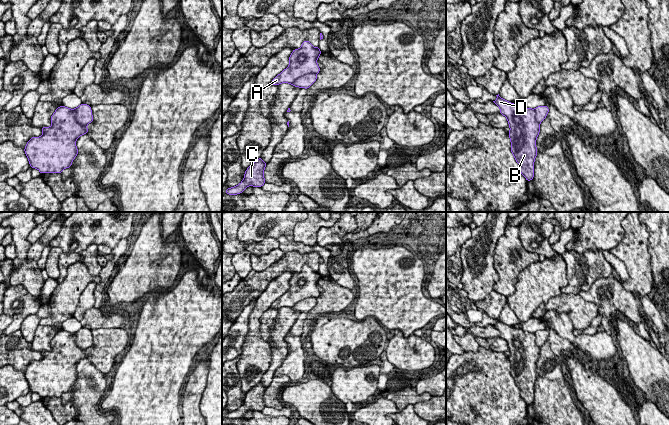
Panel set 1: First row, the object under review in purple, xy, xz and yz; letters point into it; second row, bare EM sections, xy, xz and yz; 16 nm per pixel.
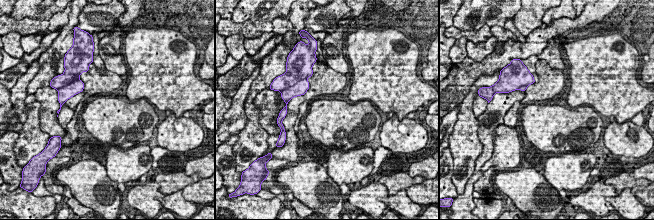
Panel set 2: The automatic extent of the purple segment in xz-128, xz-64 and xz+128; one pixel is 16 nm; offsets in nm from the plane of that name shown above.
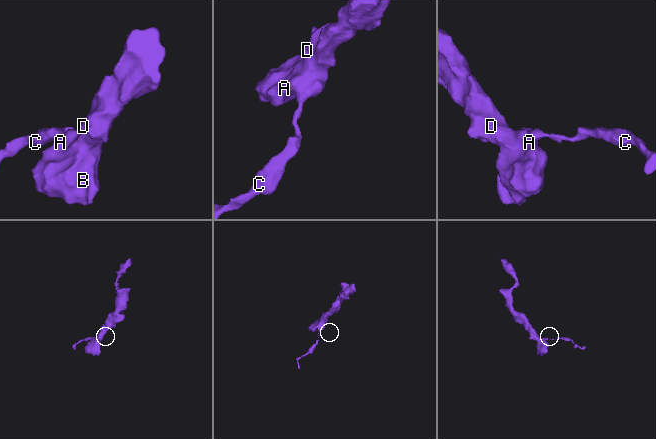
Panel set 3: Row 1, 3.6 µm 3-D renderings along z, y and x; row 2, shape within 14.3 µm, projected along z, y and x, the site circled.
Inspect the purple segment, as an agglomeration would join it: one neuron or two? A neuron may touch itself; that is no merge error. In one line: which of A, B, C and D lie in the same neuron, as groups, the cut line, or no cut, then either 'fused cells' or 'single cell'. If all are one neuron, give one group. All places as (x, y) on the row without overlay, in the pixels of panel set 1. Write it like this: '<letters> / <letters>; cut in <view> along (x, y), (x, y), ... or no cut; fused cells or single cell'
A B D / C; cut in xz along (315, 297), (306, 297), (291, 307); fused cells

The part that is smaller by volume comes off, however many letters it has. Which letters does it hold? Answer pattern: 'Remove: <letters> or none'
Remove: C

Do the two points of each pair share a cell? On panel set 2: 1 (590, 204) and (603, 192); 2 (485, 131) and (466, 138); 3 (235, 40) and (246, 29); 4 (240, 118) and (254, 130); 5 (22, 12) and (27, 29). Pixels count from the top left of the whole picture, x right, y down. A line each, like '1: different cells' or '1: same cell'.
1: same cell
2: different cells
3: different cells
4: different cells
5: different cells

